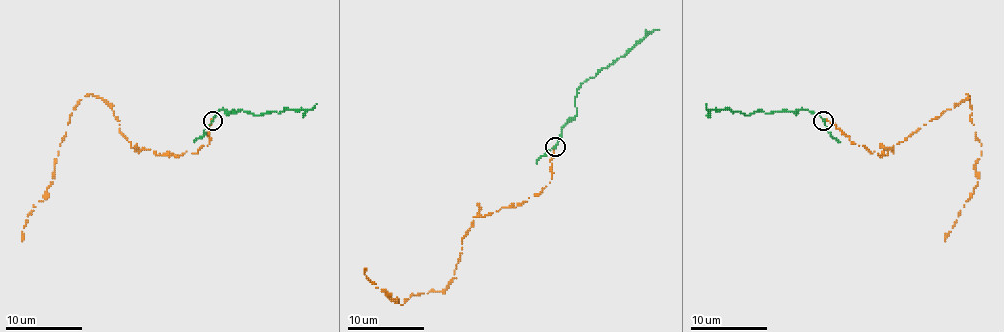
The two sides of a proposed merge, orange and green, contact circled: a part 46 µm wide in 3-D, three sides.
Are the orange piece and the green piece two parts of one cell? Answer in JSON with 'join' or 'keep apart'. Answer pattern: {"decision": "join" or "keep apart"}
{"decision": "join"}

